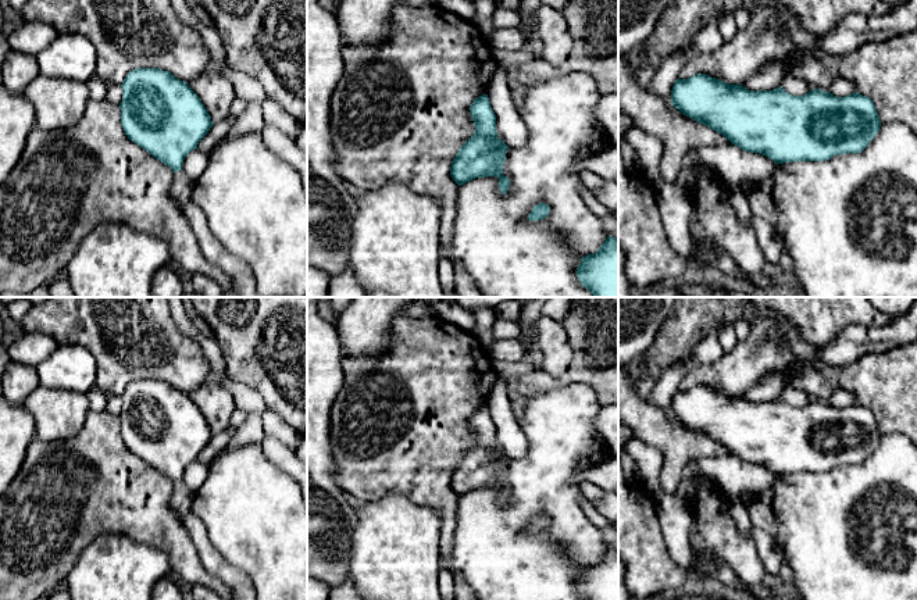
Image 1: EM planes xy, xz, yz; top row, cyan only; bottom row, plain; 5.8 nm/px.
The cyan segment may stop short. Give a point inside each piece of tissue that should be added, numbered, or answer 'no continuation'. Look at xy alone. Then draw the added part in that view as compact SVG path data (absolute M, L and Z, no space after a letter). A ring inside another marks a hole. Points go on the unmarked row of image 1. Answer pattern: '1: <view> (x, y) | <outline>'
1: xy (182, 497) | M182 482L174 483L170 507L179 518L183 519L185 514L190 510L192 501L193 493Z

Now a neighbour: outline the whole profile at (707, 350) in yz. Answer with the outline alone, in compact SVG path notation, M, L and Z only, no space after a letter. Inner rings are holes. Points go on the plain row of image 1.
M709 326L703 328L700 333L700 340L695 346L691 358L693 364L713 364L720 360L724 353L718 333Z

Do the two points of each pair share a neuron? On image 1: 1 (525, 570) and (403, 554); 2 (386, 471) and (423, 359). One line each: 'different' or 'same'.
1: different
2: same

